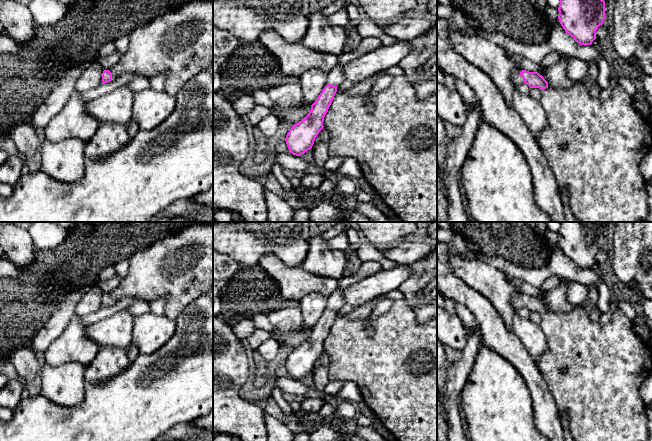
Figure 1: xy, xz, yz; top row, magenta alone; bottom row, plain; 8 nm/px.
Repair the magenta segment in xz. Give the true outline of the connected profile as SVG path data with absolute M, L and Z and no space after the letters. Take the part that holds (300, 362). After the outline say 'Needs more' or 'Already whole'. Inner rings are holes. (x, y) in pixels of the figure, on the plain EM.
M366 261L355 274L341 278L339 287L327 298L327 309L311 329L308 339L287 357L285 365L290 377L301 380L312 372L315 362L324 351L324 341L337 316L337 310L345 305L344 290L381 269L379 262Z. Needs more

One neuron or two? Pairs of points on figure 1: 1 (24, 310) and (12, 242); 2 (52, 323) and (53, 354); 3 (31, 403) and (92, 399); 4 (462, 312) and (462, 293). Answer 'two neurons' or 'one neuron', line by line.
1: two neurons
2: two neurons
3: one neuron
4: two neurons

